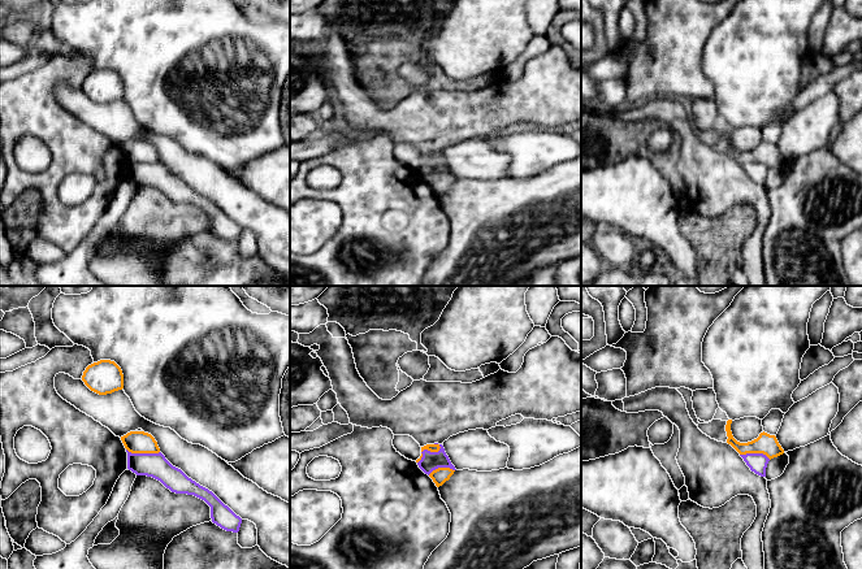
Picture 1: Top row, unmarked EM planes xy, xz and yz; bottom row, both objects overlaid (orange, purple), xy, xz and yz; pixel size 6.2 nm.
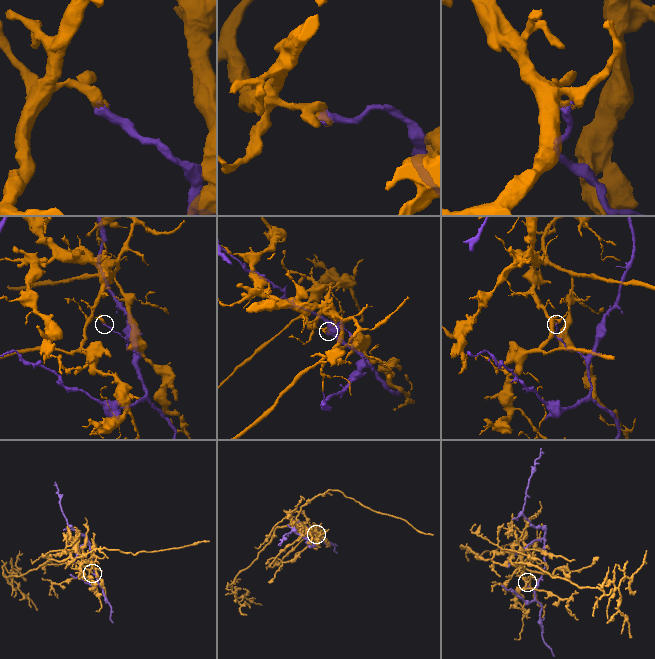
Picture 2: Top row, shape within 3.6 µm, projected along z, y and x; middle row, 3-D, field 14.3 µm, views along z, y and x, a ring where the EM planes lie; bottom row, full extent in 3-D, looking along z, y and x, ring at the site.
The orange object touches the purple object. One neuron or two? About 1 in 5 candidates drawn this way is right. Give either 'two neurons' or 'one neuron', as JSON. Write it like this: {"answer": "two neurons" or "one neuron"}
{"answer": "two neurons"}

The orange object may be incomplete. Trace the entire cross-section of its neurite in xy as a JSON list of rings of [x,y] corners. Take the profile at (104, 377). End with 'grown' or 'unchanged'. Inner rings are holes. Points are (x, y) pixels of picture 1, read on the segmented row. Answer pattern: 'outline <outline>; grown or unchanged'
outline [[[100,360],[86,368],[82,375],[85,385],[99,395],[112,394],[124,388],[121,368],[111,360]]]; unchanged

